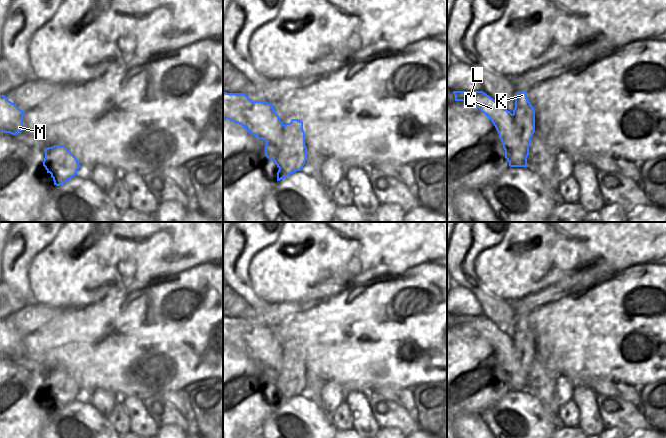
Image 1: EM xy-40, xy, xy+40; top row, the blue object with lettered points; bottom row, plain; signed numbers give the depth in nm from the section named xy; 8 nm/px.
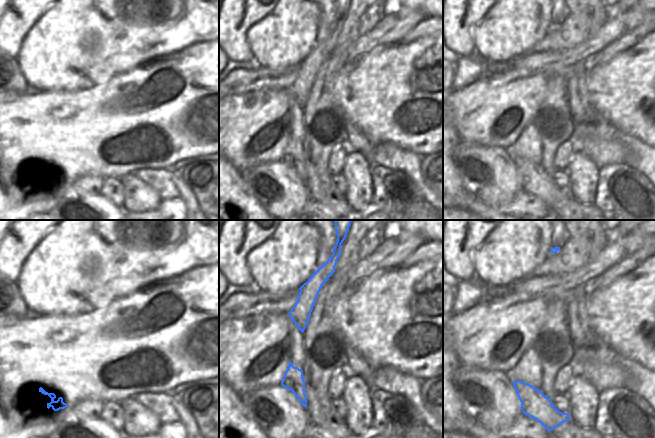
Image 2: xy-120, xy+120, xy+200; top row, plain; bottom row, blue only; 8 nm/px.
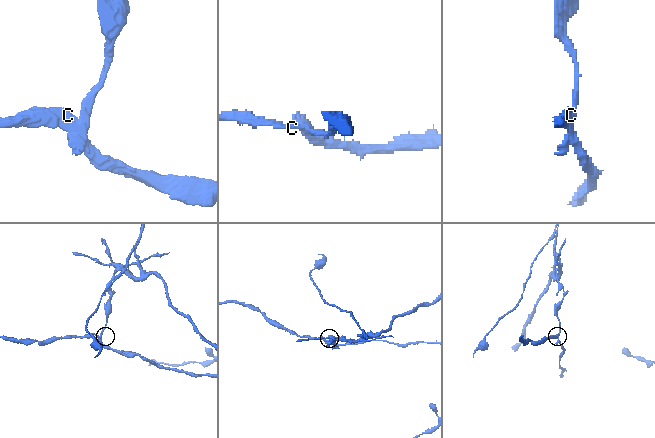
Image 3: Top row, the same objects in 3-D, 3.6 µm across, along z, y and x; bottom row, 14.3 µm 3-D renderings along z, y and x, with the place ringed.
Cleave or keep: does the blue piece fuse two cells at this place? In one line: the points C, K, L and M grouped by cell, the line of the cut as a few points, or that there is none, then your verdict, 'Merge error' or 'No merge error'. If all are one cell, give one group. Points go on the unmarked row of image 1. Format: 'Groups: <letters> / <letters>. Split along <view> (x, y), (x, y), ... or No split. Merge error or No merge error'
Groups: C L M / K. Split along xy (285, 349), (282, 367), (290, 370), (291, 382), (280, 402). Merge error.

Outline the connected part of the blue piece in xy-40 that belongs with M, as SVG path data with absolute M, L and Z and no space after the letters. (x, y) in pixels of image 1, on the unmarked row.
M0 319L0 355L16 359L23 354L22 335L12 327L5 319Z

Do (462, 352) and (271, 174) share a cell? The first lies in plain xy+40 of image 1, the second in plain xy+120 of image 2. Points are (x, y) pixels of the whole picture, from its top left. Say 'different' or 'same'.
different

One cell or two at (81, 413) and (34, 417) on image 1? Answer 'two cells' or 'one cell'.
two cells

